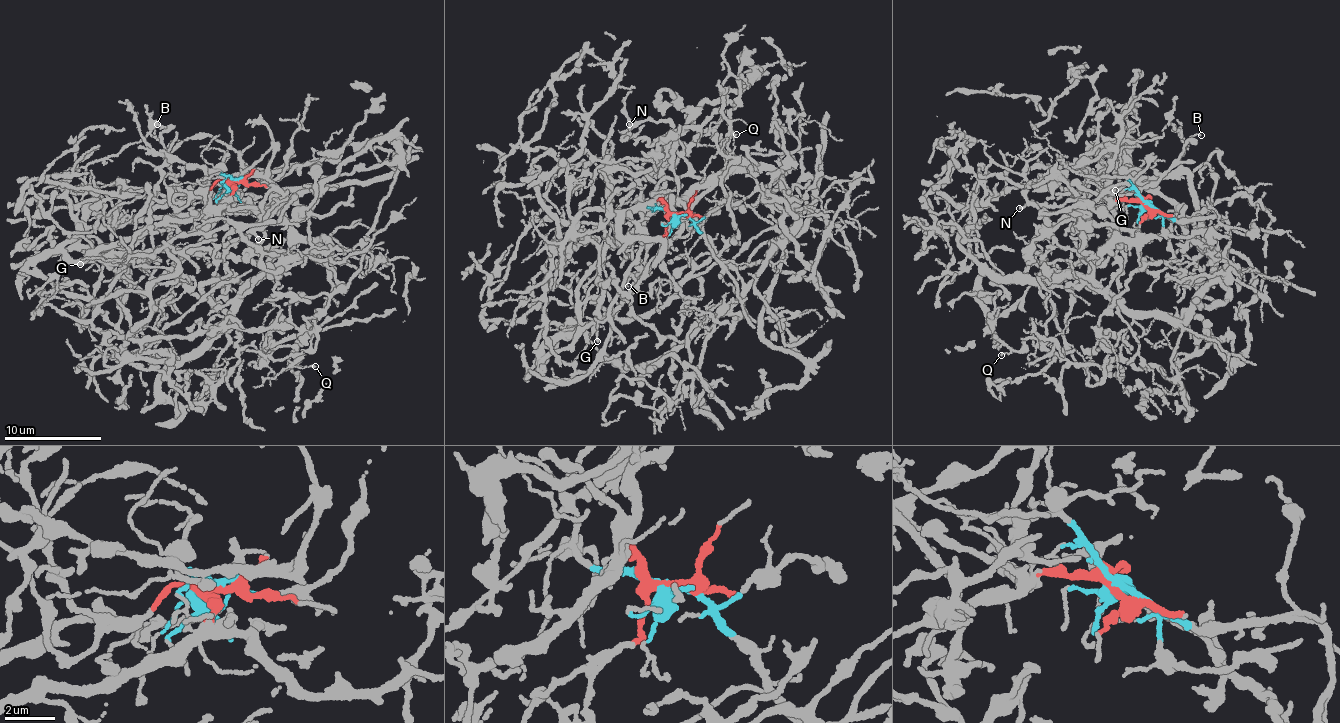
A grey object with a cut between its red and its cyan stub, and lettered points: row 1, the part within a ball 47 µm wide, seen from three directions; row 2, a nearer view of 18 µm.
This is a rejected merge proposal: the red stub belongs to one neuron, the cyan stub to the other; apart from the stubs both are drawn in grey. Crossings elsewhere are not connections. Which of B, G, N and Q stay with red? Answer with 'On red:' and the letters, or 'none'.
On red: B, G, N

